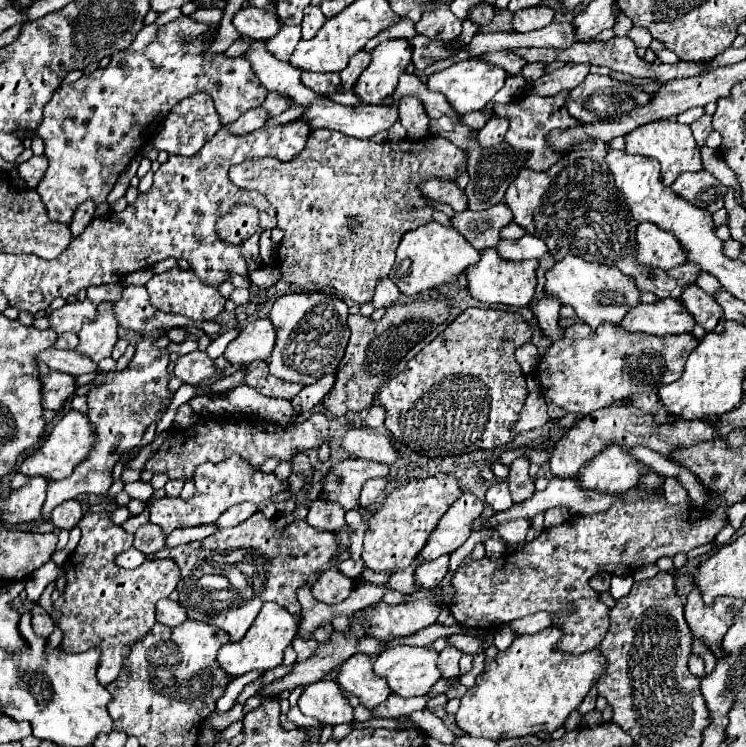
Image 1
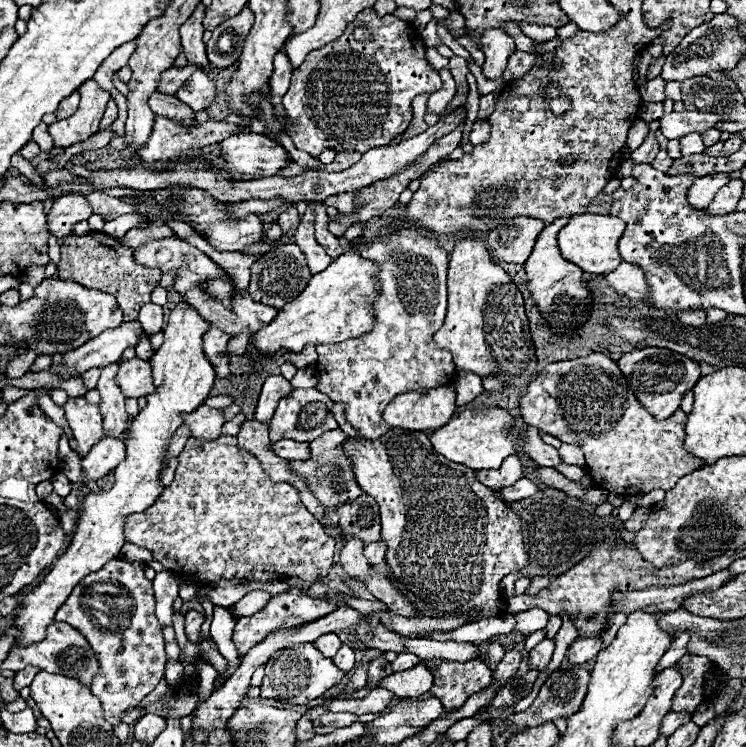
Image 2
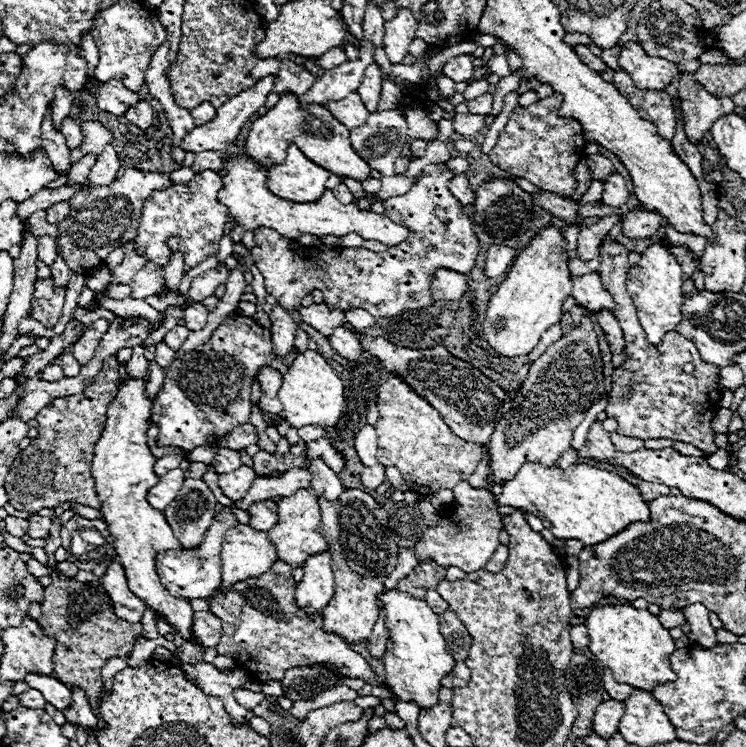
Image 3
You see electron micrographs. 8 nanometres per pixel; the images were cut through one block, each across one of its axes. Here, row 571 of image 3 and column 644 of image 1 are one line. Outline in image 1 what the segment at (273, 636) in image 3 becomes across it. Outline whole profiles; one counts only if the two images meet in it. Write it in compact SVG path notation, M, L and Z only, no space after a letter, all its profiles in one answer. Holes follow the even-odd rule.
M598 142L590 152L568 152L546 172L520 170L504 196L504 202L514 212L514 222L530 236L544 240L556 262L568 254L588 262L596 260L632 276L642 292L652 292L658 298L680 298L682 288L696 280L700 268L692 262L684 262L670 272L662 272L636 264L634 232L638 222L630 216L628 204L606 168L606 152L606 144Z

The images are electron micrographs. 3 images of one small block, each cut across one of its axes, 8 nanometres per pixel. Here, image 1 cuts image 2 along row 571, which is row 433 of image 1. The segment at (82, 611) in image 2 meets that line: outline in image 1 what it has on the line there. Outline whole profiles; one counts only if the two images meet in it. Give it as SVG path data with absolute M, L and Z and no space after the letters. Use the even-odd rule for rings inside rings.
M144 338L136 346L136 354L126 370L118 374L108 372L106 380L88 392L88 418L98 428L98 444L94 446L94 452L90 452L86 462L82 462L72 472L72 476L58 482L50 482L48 496L42 506L44 520L48 520L52 510L66 500L72 500L80 494L102 496L108 492L112 484L112 464L118 462L122 452L140 444L146 428L154 420L158 420L160 408L170 404L172 396L168 392L168 380L170 380L168 362L170 362L168 352L154 348L152 338Z

